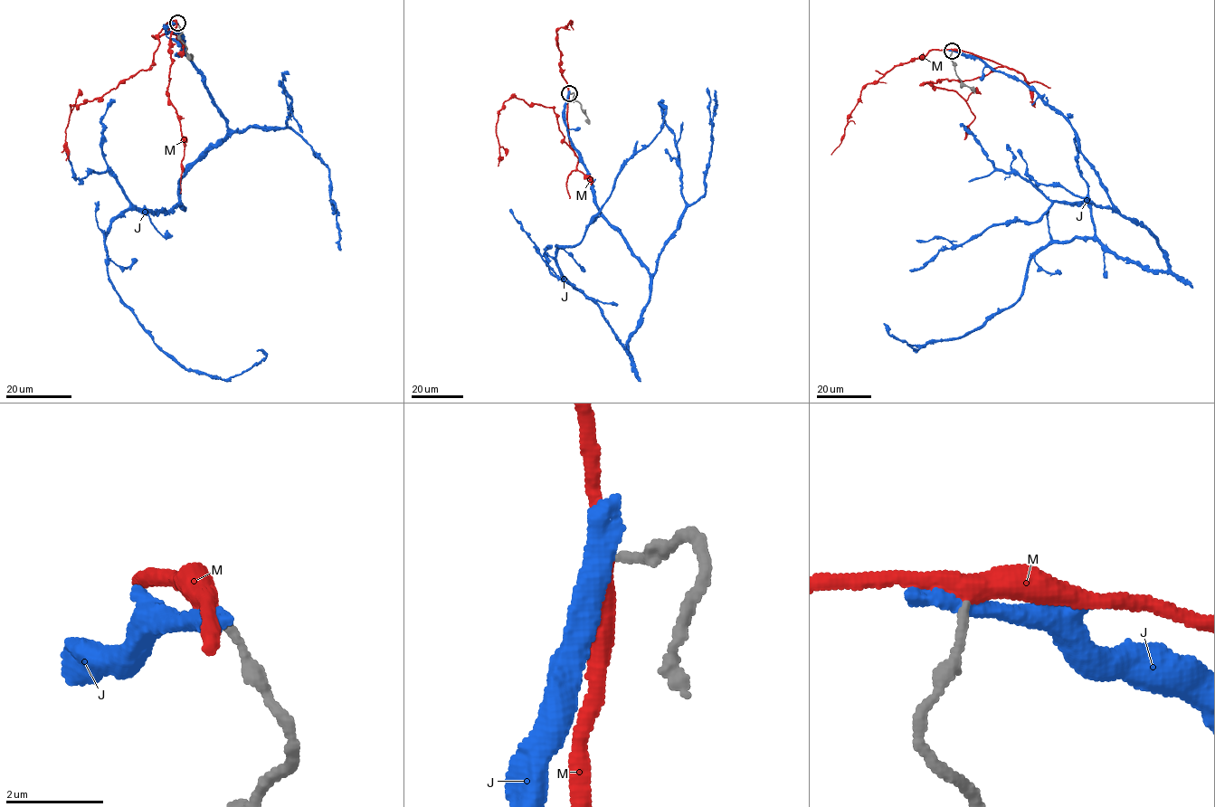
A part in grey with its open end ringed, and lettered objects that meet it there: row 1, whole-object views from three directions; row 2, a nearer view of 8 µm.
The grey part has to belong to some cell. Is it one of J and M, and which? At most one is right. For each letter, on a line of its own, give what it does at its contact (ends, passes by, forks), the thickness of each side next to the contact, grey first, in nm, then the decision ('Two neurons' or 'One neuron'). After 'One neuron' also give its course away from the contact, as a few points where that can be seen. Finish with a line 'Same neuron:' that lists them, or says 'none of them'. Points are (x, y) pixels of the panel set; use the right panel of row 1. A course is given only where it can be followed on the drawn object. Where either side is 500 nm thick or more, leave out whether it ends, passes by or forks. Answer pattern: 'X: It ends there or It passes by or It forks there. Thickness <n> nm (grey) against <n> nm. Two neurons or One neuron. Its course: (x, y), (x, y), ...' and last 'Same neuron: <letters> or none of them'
J: It passes by. Thickness 170 nm (grey) against 400 nm. Two neurons
M: It passes by. Thickness 170 nm (grey) against 400 nm. One neuron. Its course: (952, 51), (972, 52), (1001, 66), (976, 79), (924, 81), (954, 90), (966, 102), (974, 118), (964, 139)
Same neuron: M

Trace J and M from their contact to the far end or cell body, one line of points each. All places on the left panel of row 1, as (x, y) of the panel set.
J: (177, 23), (227, 131), (166, 213), (115, 217), (109, 280), (188, 371), (230, 379), (257, 350)
M: (177, 23), (169, 20), (158, 34), (159, 43), (147, 70), (123, 80), (101, 97), (71, 104), (66, 160)

